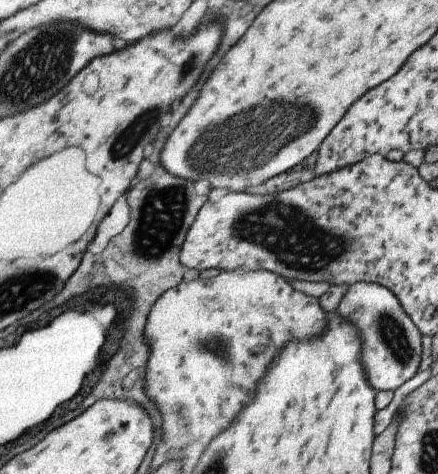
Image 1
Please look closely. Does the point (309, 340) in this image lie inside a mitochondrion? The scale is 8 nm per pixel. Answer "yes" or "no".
no

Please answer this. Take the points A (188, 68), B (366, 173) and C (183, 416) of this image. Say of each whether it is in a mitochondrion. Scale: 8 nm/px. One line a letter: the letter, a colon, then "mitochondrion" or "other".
A: mitochondrion
B: other
C: mitochondrion

